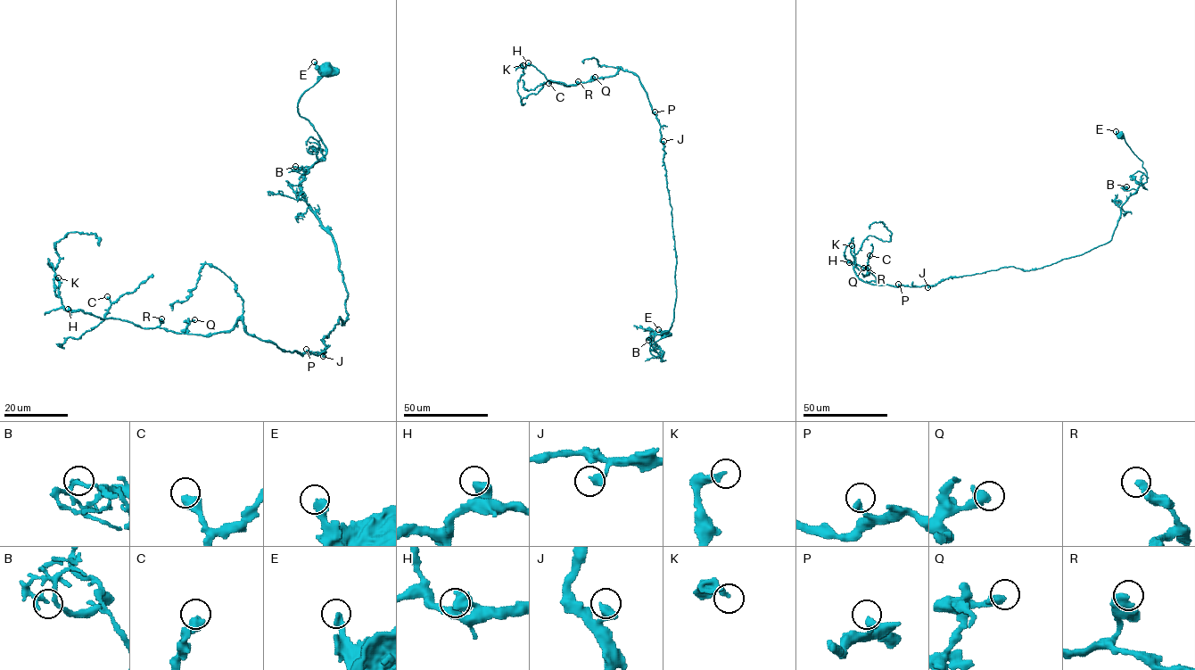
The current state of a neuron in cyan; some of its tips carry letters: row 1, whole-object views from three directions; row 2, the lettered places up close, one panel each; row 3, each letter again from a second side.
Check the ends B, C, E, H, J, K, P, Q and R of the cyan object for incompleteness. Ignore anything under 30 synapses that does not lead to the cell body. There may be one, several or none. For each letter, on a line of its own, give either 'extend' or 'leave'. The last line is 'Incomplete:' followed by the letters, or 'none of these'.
B: leave
C: extend
E: leave
H: leave
J: leave
K: leave
P: leave
Q: leave
R: leave
Incomplete: C

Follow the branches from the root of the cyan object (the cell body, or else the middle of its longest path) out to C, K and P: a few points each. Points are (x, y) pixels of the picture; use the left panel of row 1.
C: (325, 72), (297, 105), (325, 152), (300, 191), (347, 292), (324, 352), (242, 316), (140, 327), (107, 296)
K: (325, 72), (297, 105), (347, 292), (324, 352), (66, 310), (58, 277)
P: (325, 72), (297, 105), (325, 152), (299, 186), (332, 237), (347, 317), (323, 340), (324, 352), (306, 349)

